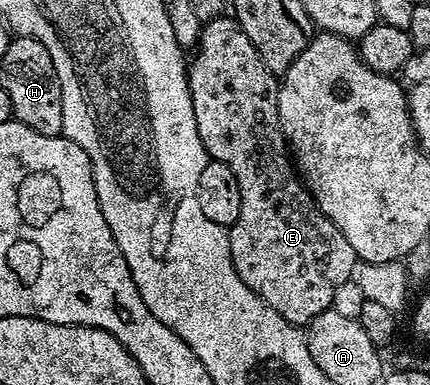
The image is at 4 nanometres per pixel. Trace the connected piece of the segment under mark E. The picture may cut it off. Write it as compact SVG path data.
M230 16L211 18L209 22L203 25L202 34L198 37L198 44L193 54L194 59L191 57L188 62L188 84L192 96L192 112L196 116L196 128L200 132L200 140L204 144L207 155L211 159L228 164L228 168L232 168L232 176L236 176L236 184L240 184L240 216L228 230L232 264L236 268L240 280L244 280L244 284L248 284L248 288L252 288L252 292L256 292L256 296L260 296L260 300L264 300L273 310L280 312L280 316L284 316L284 320L288 320L292 325L299 328L305 327L316 316L320 316L320 312L331 309L336 296L336 288L340 288L340 284L351 281L353 274L350 273L354 270L356 247L348 244L348 240L344 240L344 232L340 232L340 228L336 228L336 224L332 224L332 220L328 220L318 211L314 204L314 198L310 191L306 189L291 155L288 153L286 138L280 128L280 112L278 111L279 79L267 68L264 60L260 60L256 48L252 48L252 40L248 40L248 36L244 36L238 21Z

